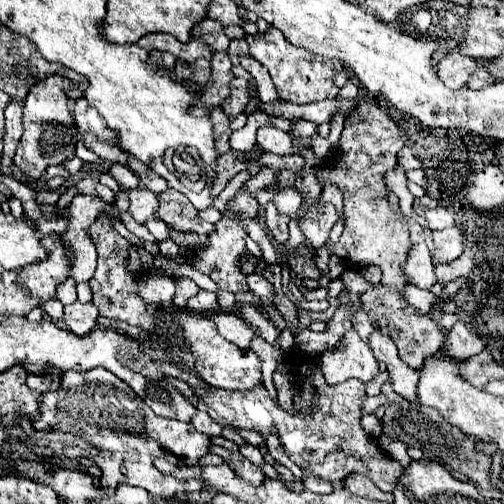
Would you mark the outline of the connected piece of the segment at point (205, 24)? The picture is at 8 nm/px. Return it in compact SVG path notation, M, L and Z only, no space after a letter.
M208 17L192 29L192 37L206 41L214 51L224 51L230 43L230 39L224 33L224 27L218 25L218 21L210 21Z

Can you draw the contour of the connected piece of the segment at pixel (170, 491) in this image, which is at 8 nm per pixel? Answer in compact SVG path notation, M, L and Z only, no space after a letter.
M92 369L88 373L64 373L58 389L50 389L42 395L36 421L38 431L50 429L72 433L94 449L108 453L100 459L94 459L102 471L100 481L108 493L114 491L118 483L124 483L124 469L128 485L142 487L158 499L172 499L178 491L202 489L200 481L186 483L174 477L162 477L162 473L158 473L154 467L154 459L162 457L180 467L196 465L206 453L210 453L210 437L196 431L192 423L156 415L122 379L106 369Z

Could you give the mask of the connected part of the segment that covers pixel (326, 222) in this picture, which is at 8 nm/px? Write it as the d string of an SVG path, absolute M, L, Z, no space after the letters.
M326 203L322 207L322 213L318 211L310 211L300 219L300 229L306 235L306 239L312 243L314 249L320 249L324 245L324 241L328 239L330 229L336 225L338 221L338 213L336 207L332 203Z

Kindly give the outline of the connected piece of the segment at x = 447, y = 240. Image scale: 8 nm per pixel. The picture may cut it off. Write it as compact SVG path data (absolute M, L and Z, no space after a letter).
M456 225L442 231L434 231L432 237L436 243L436 251L432 251L434 265L450 263L462 255L462 231Z

